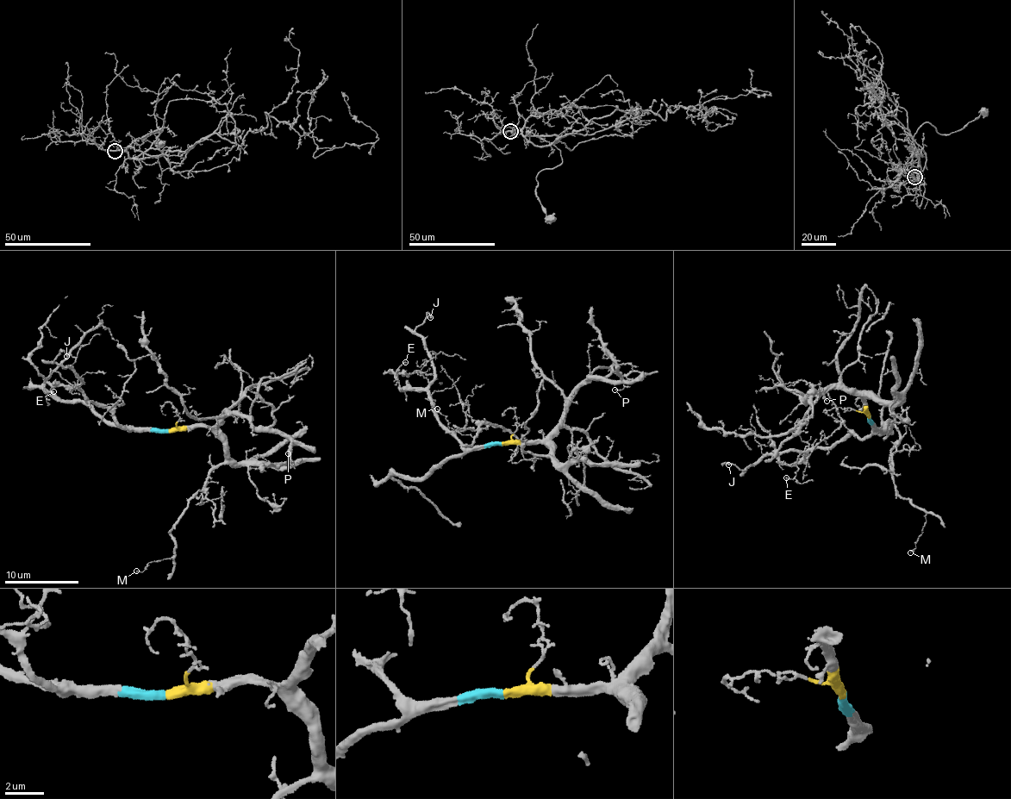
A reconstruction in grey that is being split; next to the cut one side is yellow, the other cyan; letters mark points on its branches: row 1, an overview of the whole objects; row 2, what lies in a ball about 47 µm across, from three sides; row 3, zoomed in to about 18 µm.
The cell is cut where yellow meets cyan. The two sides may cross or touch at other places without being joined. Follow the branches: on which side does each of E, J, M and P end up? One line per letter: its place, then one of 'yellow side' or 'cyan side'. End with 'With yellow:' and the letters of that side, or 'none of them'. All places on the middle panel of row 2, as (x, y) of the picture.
E: (405, 362) | cyan side
J: (430, 317) | cyan side
M: (437, 408) | yellow side
P: (614, 390) | yellow side
With yellow: M, P

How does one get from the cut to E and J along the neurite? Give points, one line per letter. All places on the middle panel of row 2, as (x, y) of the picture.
E: (501, 444), (467, 446), (442, 424), (431, 396), (423, 390), (399, 388), (396, 373), (406, 362)
J: (501, 444), (467, 446), (438, 420), (429, 395), (434, 379), (433, 358), (415, 331), (428, 314), (431, 317)

